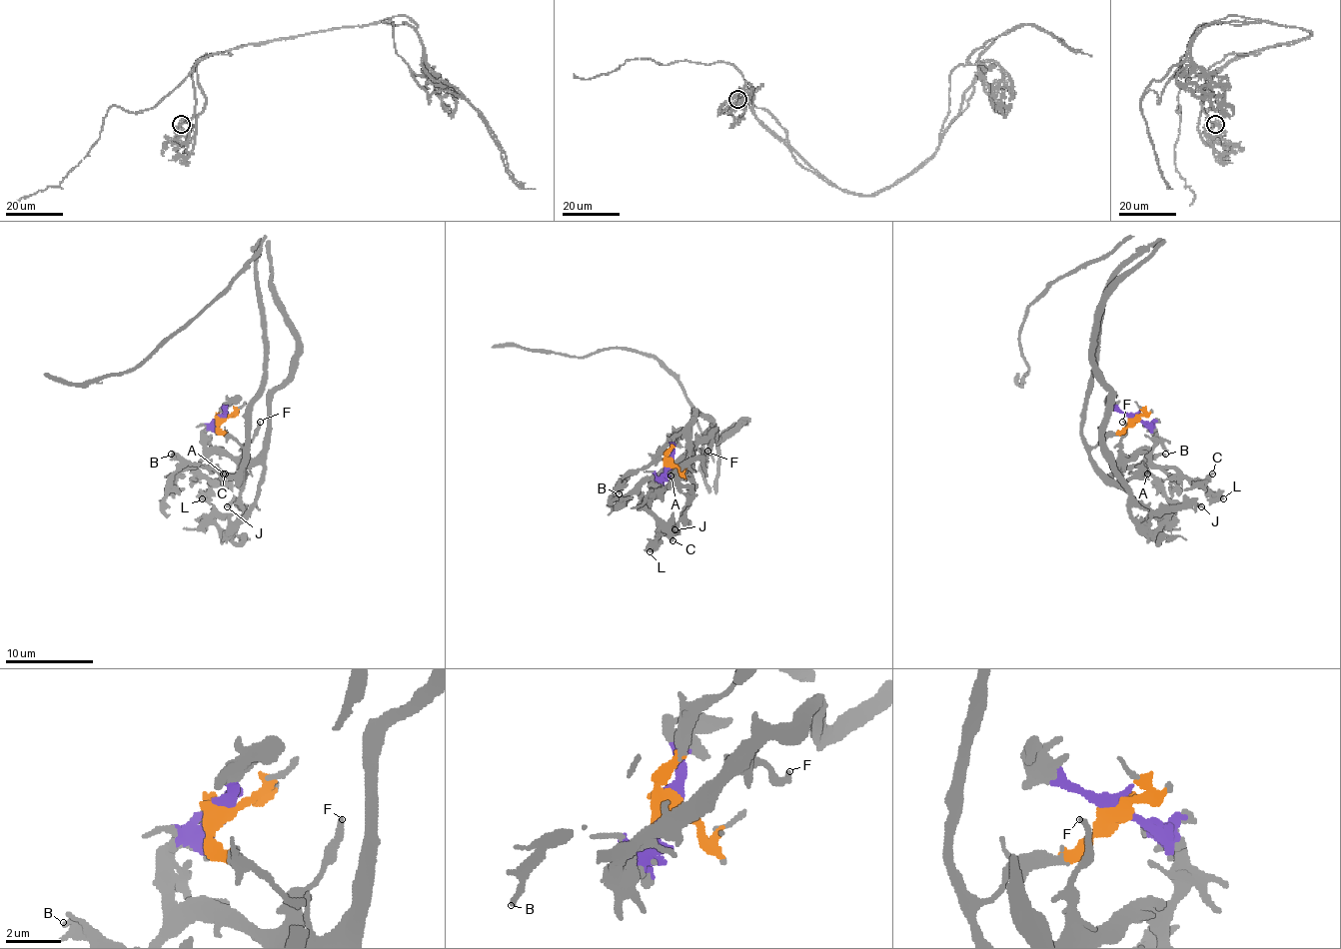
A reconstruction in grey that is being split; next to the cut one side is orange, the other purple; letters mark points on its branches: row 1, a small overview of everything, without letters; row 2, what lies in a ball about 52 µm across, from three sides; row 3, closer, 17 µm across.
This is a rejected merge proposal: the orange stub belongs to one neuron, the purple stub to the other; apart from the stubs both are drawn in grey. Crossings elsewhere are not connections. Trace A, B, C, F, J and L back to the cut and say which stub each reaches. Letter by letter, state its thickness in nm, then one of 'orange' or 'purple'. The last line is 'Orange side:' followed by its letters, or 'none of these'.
A: 220 nm | orange
B: 190 nm | orange
C: 320 nm | purple
F: 190 nm | purple
J: 260 nm | orange
L: 500 nm | purple
Orange side: A, B, J

